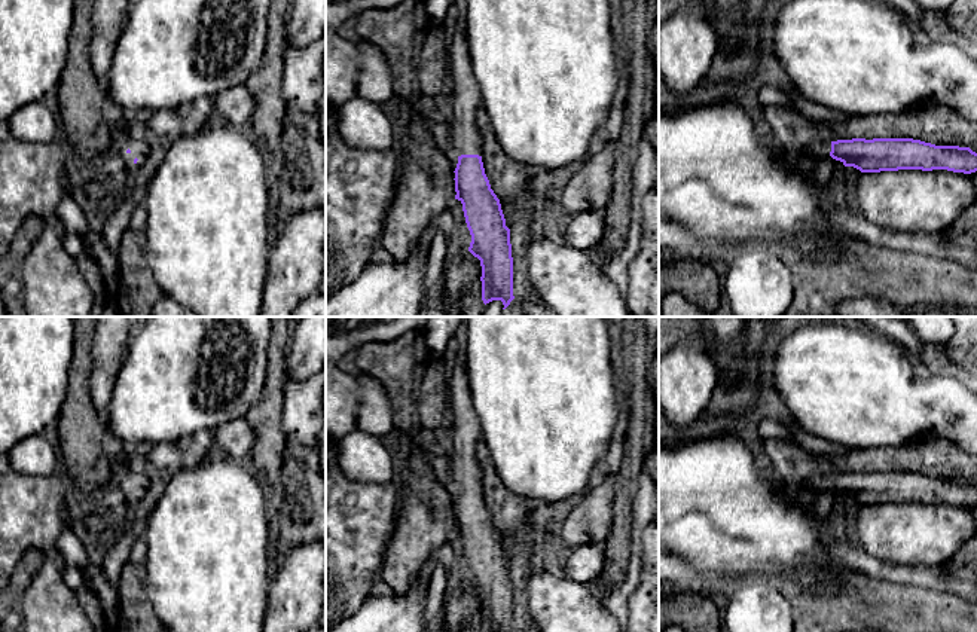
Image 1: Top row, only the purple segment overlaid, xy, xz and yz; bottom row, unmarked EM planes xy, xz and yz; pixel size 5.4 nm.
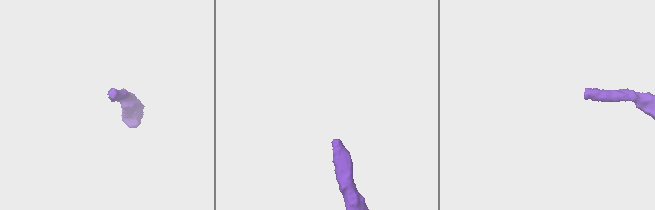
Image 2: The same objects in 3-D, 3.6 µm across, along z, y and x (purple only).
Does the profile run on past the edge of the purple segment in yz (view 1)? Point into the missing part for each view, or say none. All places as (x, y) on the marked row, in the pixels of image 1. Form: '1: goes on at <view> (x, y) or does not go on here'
1: goes on at yz (814, 153)

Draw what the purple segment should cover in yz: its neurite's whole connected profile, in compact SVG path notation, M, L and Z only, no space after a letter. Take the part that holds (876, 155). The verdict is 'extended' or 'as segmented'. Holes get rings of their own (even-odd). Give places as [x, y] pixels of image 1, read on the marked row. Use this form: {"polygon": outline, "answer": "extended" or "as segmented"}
{"polygon": "M766 125L760 128L758 140L775 159L805 167L830 161L839 170L854 167L861 172L947 170L971 174L977 171L977 153L970 147L935 146L913 138L852 138L812 143L797 155L791 155Z", "answer": "extended"}

